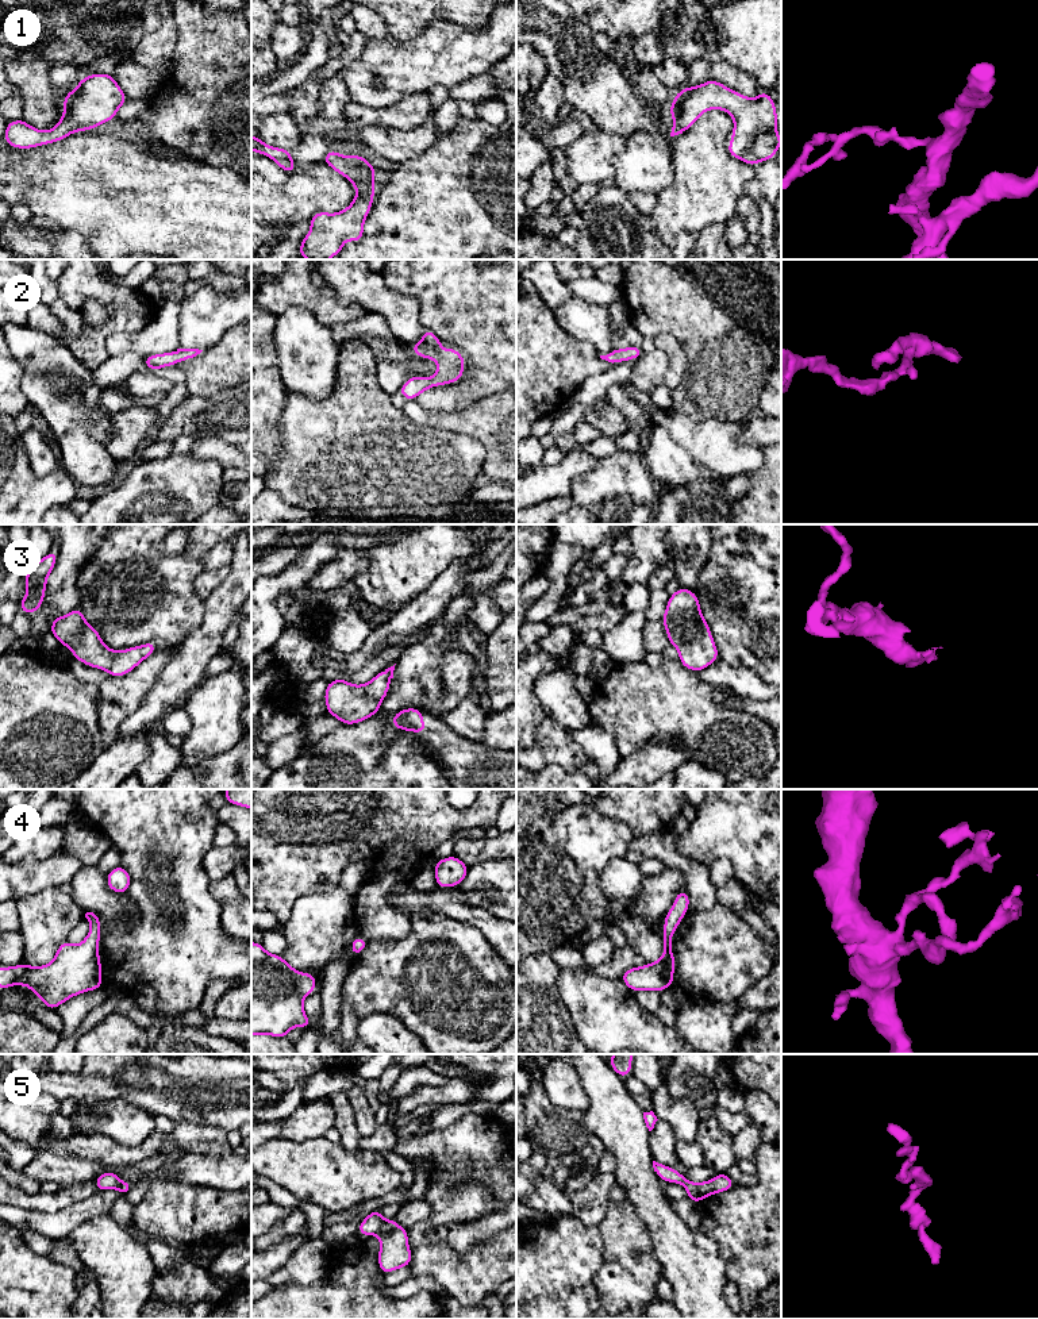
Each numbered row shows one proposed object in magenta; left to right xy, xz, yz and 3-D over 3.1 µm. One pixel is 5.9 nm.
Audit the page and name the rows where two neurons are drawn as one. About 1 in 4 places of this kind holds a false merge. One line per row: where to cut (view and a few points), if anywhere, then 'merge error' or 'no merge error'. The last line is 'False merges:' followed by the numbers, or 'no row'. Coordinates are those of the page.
1: cut none; no merge error
2: cut none; no merge error
3: cut none; no merge error
4: cut none; no merge error
5: cut none; no merge error
False merges: no row

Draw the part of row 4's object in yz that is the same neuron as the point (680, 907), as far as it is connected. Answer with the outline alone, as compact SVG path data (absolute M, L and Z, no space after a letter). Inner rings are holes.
M688 889L677 892L674 903L668 911L664 920L662 957L653 964L646 962L642 968L633 966L619 977L628 987L630 991L637 992L641 989L646 989L662 992L666 988L674 985L673 972L676 968L676 961L673 957L672 937L688 910Z

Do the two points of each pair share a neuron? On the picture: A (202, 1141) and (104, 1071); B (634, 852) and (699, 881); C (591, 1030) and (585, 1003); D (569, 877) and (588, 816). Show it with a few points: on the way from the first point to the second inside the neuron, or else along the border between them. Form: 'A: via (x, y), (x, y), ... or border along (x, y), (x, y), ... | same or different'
A: border along (176, 1122), (204, 1123), (208, 1126) | different
B: via (650, 852), (665, 852), (683, 865) | same
C: via (591, 1023), (591, 1010) | same
D: via (569, 862), (569, 854), (580, 842), (580, 831) | same

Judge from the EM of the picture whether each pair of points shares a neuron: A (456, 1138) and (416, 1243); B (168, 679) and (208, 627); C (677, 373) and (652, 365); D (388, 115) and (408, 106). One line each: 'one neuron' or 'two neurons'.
A: one neuron
B: one neuron
C: two neurons
D: one neuron

